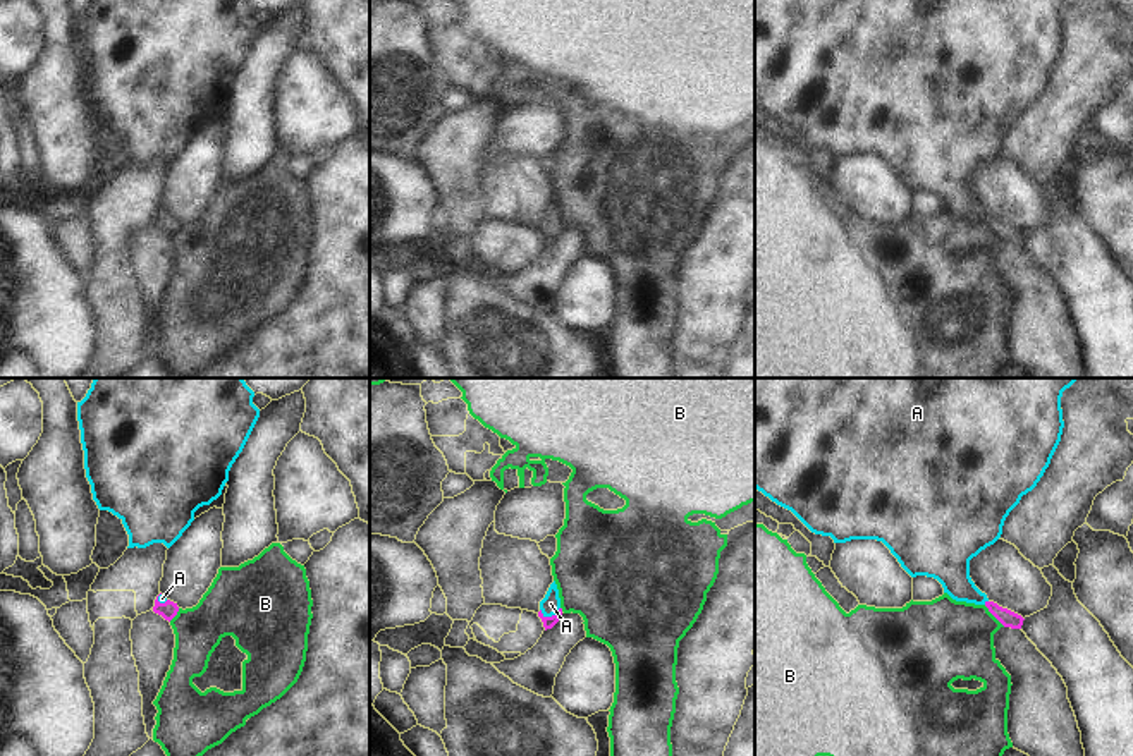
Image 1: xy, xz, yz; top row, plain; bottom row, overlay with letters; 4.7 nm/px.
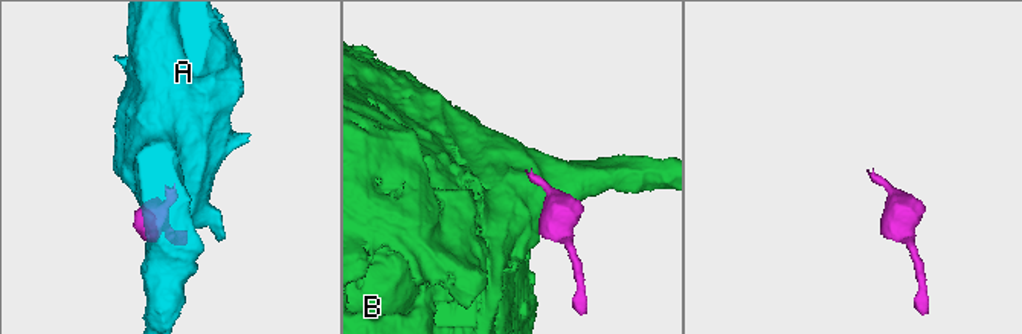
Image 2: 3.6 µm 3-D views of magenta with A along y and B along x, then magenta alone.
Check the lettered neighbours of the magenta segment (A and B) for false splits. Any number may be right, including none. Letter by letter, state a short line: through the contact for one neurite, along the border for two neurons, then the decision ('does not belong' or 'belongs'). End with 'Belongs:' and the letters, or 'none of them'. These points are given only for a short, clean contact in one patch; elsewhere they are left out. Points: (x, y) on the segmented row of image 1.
A: line xz (549, 622), (552, 615), (551, 603); belongs
B: line yz (984, 605), (1004, 626); does not belong
Belongs: A

